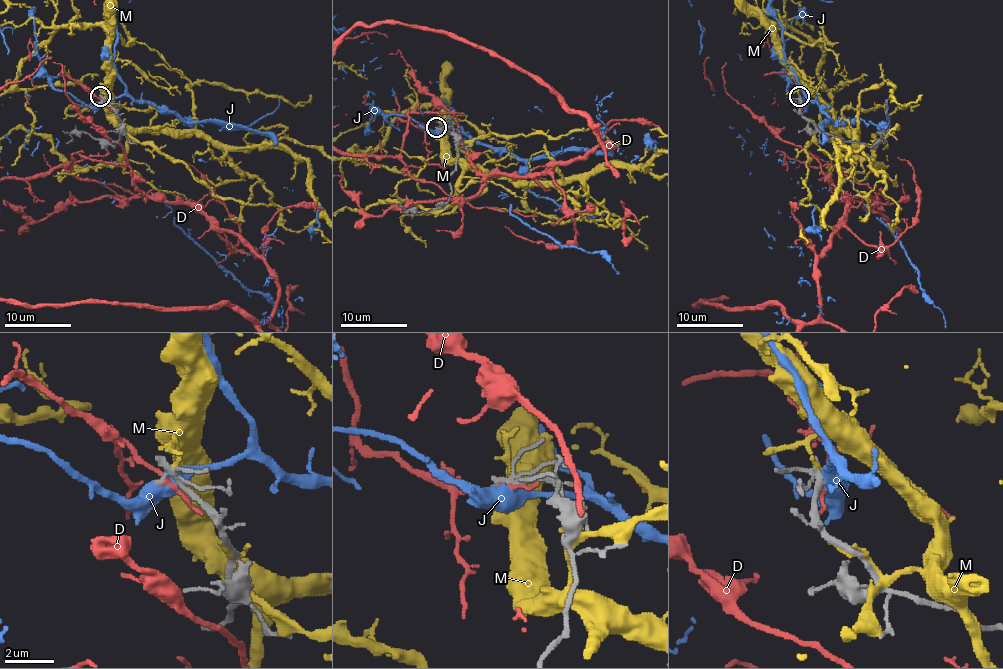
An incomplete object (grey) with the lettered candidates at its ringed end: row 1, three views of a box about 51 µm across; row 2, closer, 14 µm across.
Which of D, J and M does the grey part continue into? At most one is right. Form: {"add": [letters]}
{"add": []}

